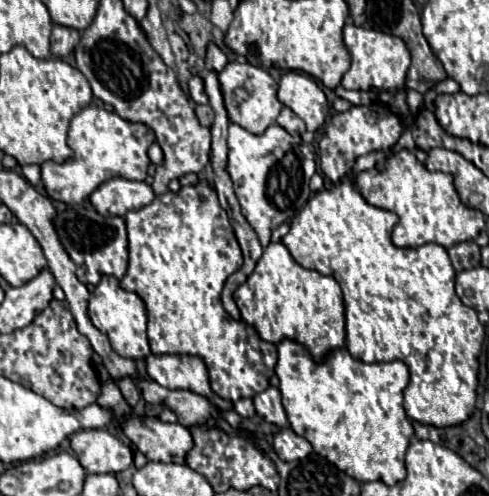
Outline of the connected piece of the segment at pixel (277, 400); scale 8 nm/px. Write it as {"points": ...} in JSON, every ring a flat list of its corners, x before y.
{"points":[[269,387,263,393,255,395,253,403,255,403,257,415,261,415,265,421,269,421,273,425,279,425,279,427,287,427,289,425,285,409,281,405,281,393,279,393,277,387]]}

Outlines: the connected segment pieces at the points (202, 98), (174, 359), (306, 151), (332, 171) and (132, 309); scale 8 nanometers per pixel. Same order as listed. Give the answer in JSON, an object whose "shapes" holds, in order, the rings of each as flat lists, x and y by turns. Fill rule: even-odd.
{"shapes":[[[199,75,191,77,191,81,189,81,189,95,191,95,191,99,195,103,209,103,205,87,203,87,203,79]],[[149,355,145,359,147,373,153,381,167,389,189,389,209,397,221,411,233,411,229,401,213,395,209,387,207,367,199,357,189,355]],[[229,125,229,161,227,171,235,185,241,211,257,231,263,247,271,243,271,231,291,221,309,201,309,179,317,171,315,151,299,137,289,135,283,127,271,125,263,135,253,135,241,125]],[[371,105,371,107,351,107,345,113,335,113,329,123,325,125,325,133,319,141,319,159,321,159,321,173,327,183,339,183,355,165,357,157,369,155,373,151,391,153,395,143,401,137,401,121,393,115,385,105]],[[103,275,101,283,93,289,91,299,89,299,89,317,93,325,105,333,111,341,111,347,129,359,145,359,149,351,149,341,147,341,147,311,143,301,139,299,137,293,125,291,119,281,113,275]]]}

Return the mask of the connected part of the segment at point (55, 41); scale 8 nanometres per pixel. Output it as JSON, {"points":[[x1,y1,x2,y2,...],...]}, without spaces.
{"points":[[53,25,51,33,51,53,57,57,67,57,73,53,75,45,79,43,79,31,63,25]]}

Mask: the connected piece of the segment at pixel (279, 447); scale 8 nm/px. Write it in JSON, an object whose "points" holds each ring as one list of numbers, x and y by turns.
{"points":[[283,429,275,435,273,449,281,461,297,461,311,453,311,445,307,439,295,435,291,429]]}

